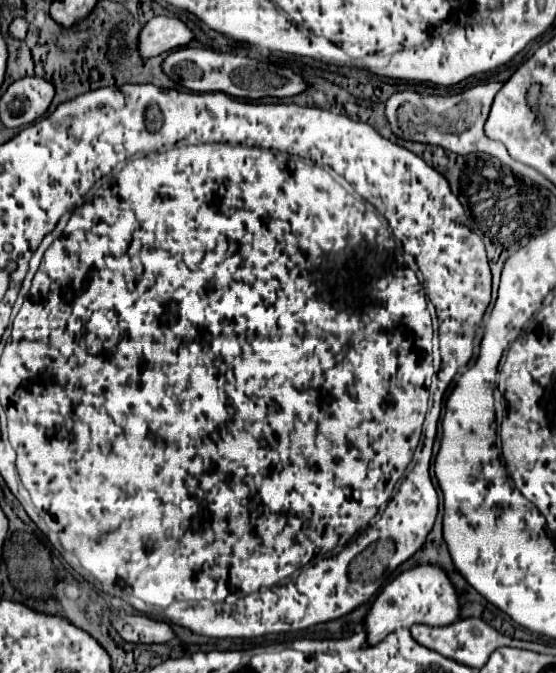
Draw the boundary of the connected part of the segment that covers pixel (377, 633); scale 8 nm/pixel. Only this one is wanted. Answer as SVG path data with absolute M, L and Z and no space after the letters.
M433 563L417 565L413 569L403 571L397 579L385 585L385 589L379 593L379 597L371 605L369 613L363 619L367 645L377 645L379 641L385 639L385 635L393 633L399 627L409 629L417 623L423 623L429 627L443 627L443 625L455 623L459 615L461 615L461 603L449 575Z

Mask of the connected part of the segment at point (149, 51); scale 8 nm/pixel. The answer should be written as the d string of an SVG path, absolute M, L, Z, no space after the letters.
M153 17L145 23L143 33L139 35L139 53L143 53L143 57L157 57L177 47L185 47L191 41L193 33L181 19Z

